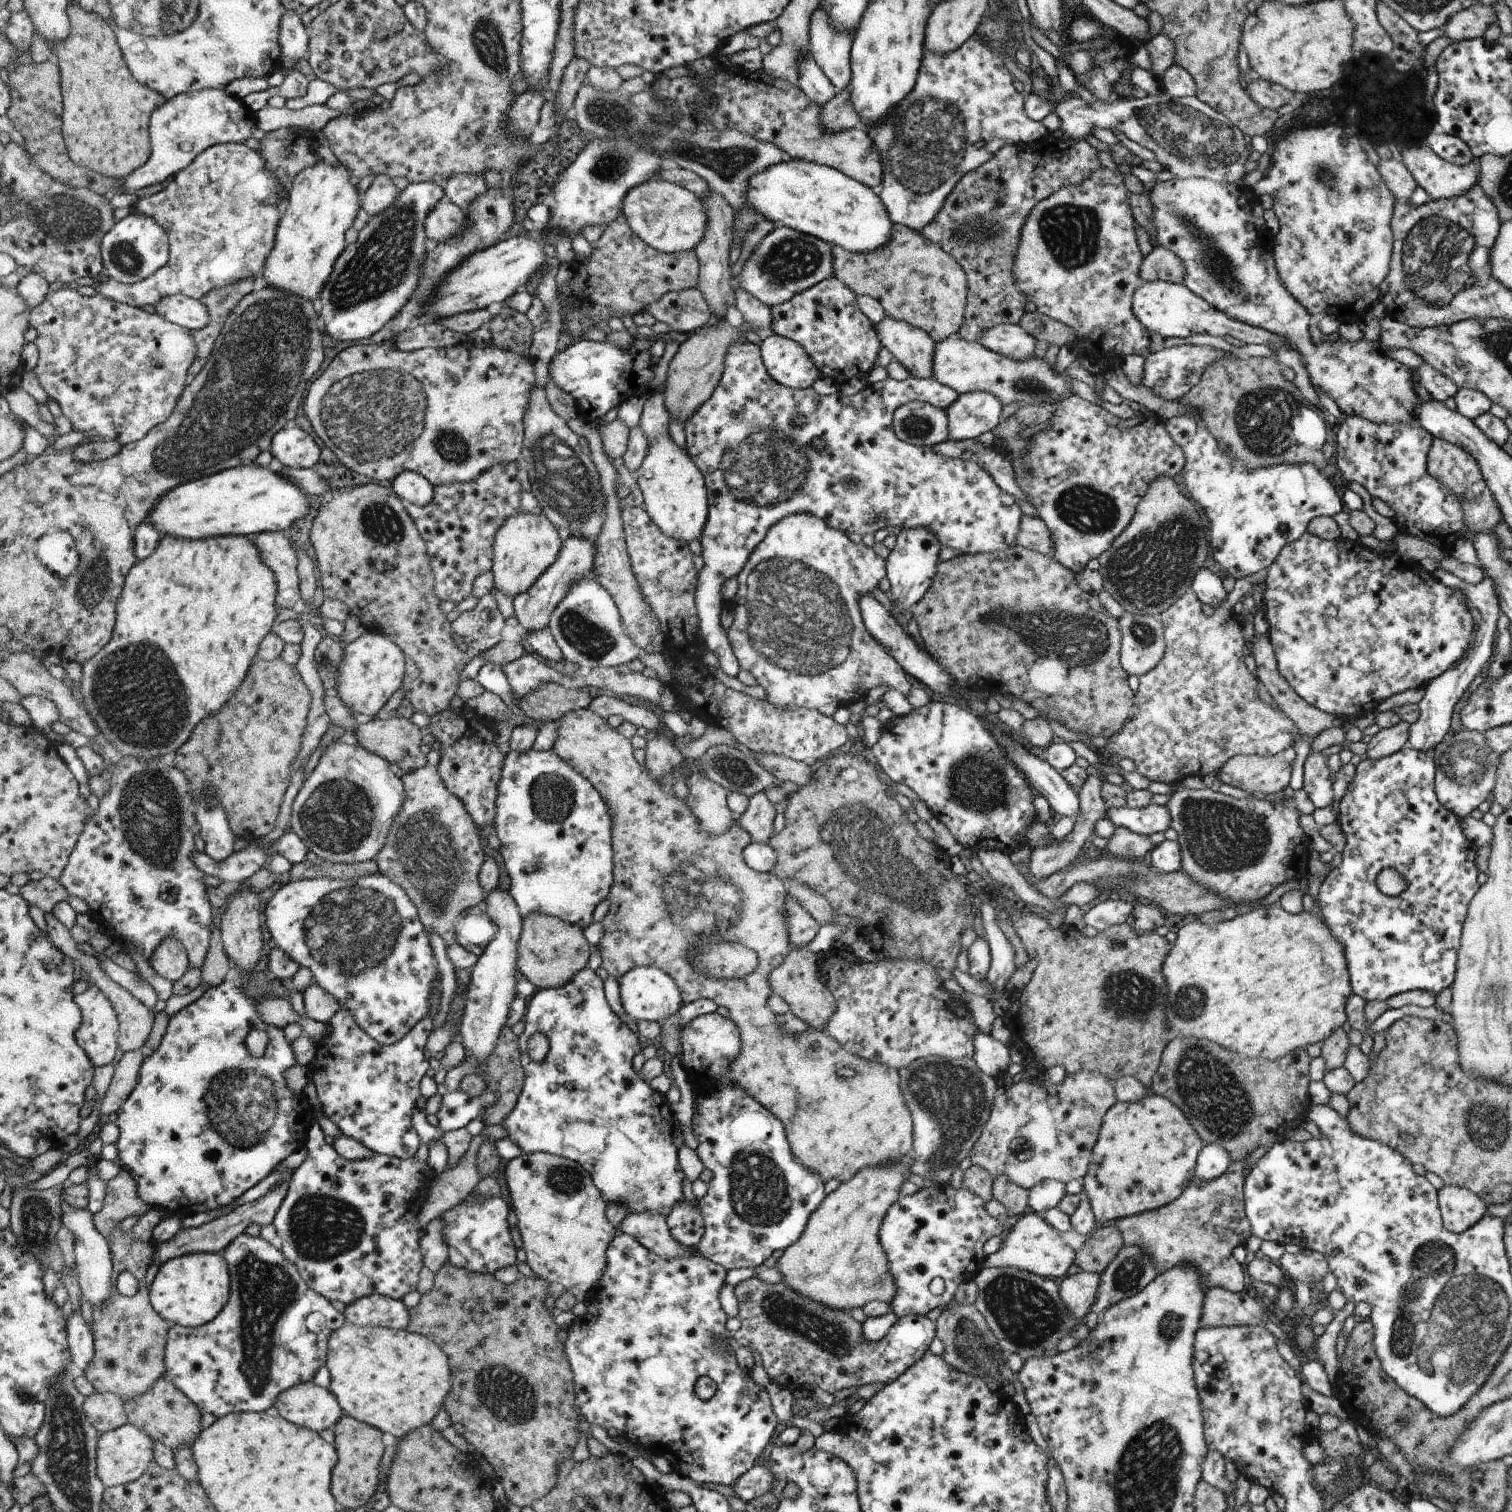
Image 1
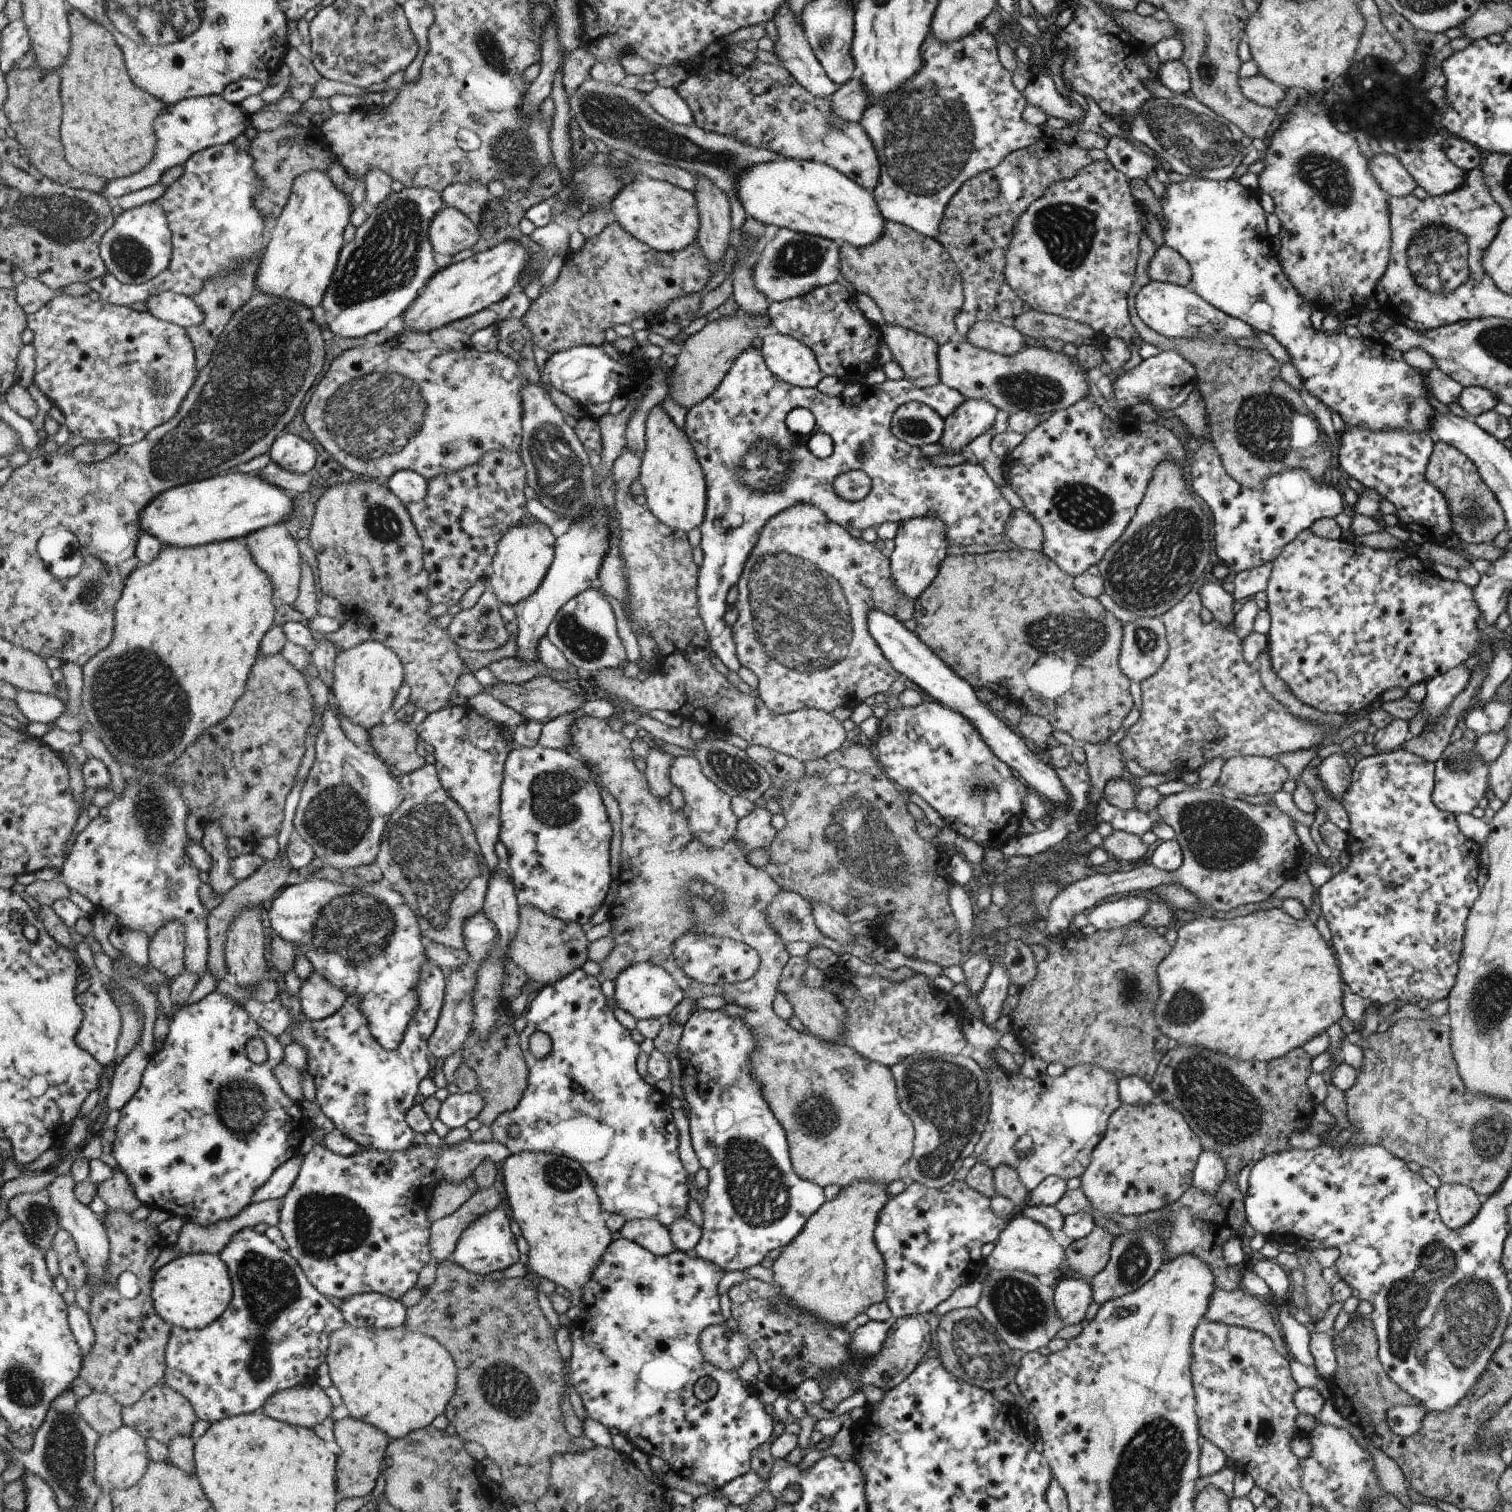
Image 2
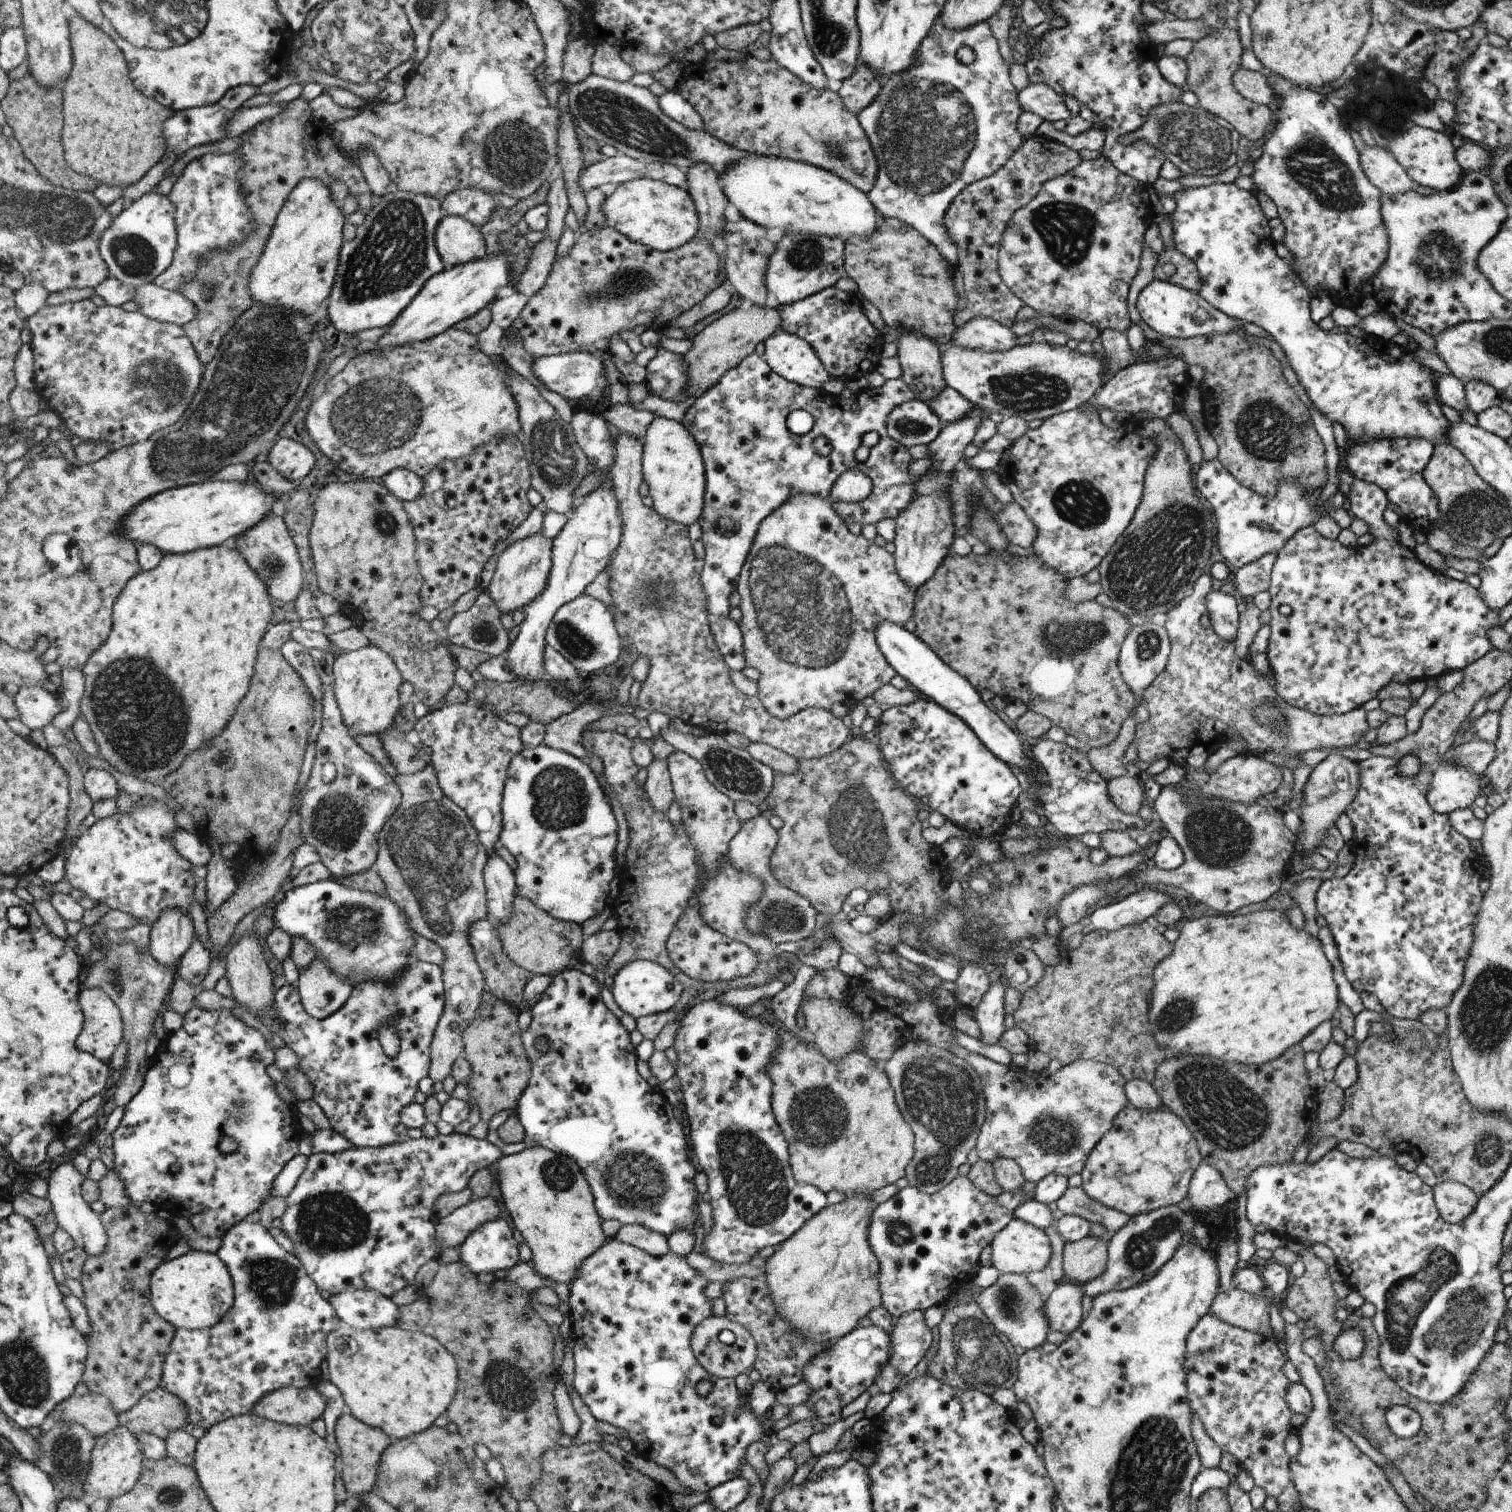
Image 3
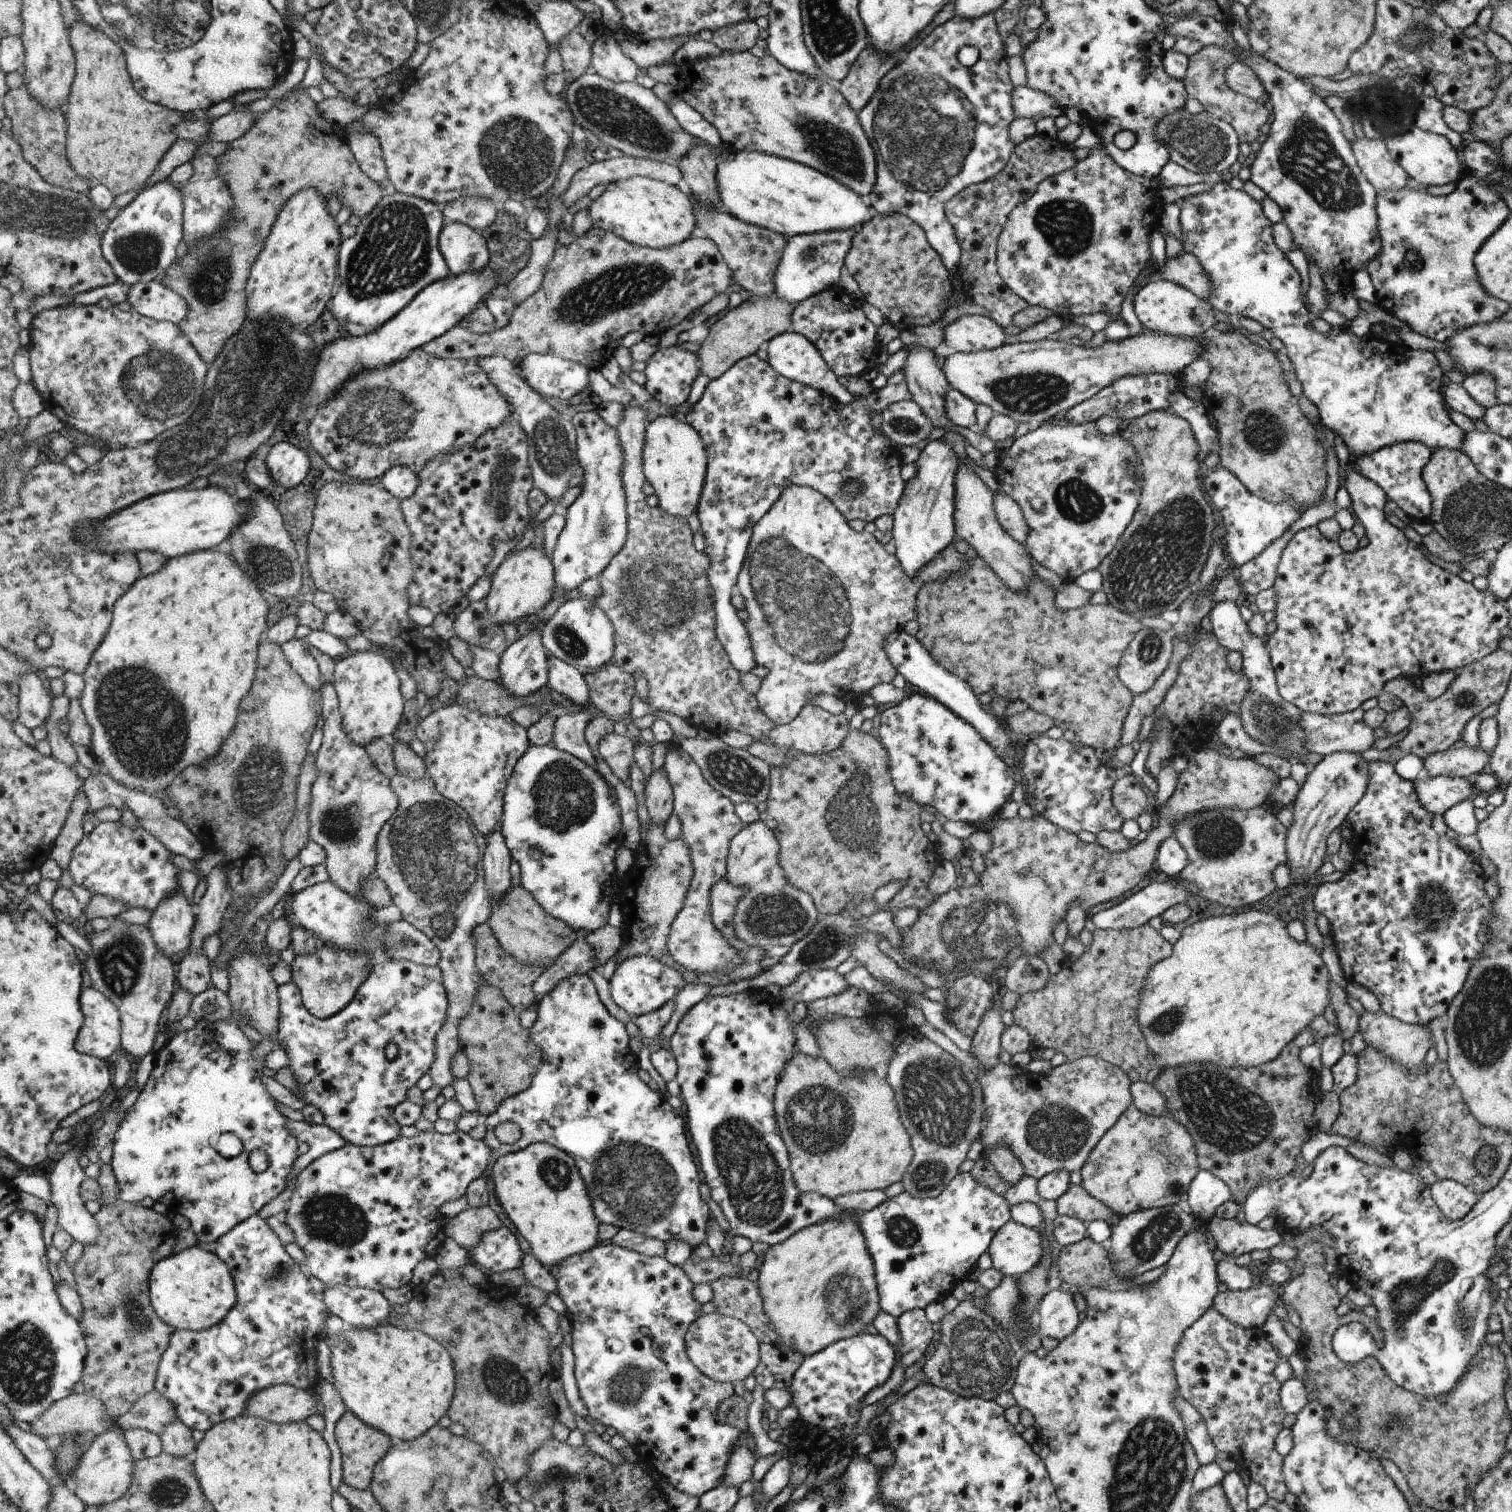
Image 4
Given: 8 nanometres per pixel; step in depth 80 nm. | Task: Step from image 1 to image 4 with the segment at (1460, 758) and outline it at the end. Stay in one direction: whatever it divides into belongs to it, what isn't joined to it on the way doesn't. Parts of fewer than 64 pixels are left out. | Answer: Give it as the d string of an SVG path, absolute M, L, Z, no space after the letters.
M1440 775L1425 781L1414 782L1421 805L1432 814L1443 815L1458 801L1473 799L1476 791L1472 779Z

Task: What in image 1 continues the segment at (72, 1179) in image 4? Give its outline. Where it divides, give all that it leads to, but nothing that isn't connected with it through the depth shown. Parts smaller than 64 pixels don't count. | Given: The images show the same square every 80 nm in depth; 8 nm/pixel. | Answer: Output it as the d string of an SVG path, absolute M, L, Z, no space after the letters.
M62 1202L62 1208L64 1208L61 1216L62 1224L73 1232L76 1242L71 1255L75 1259L82 1296L89 1300L92 1306L97 1307L106 1302L109 1296L112 1295L111 1274L113 1262L108 1238L97 1231L93 1221L93 1214L87 1208L77 1209L68 1206L66 1202Z

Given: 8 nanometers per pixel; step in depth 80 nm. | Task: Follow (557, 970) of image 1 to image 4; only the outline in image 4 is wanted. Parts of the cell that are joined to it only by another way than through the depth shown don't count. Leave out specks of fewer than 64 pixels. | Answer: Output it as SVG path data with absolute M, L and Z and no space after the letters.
M514 882L512 886L503 894L501 899L496 899L492 896L492 915L489 924L496 933L497 939L501 943L501 947L505 951L519 961L529 965L542 964L548 968L559 956L574 942L574 929L564 921L554 918L547 913L545 909L538 904L533 893L522 888L518 882Z

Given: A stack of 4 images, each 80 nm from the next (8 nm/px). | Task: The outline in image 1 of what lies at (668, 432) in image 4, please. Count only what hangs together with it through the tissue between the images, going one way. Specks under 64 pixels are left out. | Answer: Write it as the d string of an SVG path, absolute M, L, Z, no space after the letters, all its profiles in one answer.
M664 387L654 391L643 406L643 413L641 414L640 426L647 436L649 442L648 452L642 461L642 464L636 470L636 480L640 490L642 491L644 501L642 506L646 508L646 512L654 520L663 532L671 537L676 537L678 540L686 541L688 544L694 539L699 540L704 528L704 523L708 516L708 499L707 488L705 485L705 476L701 469L697 467L694 460L691 459L689 452L678 446L676 442L670 437L668 433L668 424L671 420L671 414L666 406Z

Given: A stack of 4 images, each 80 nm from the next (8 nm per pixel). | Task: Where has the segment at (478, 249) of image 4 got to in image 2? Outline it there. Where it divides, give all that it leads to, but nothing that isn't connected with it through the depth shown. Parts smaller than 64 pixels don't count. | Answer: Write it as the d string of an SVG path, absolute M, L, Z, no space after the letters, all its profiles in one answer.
M444 206L429 228L434 252L442 256L456 256L462 250L472 250L481 234L477 225L455 208Z

